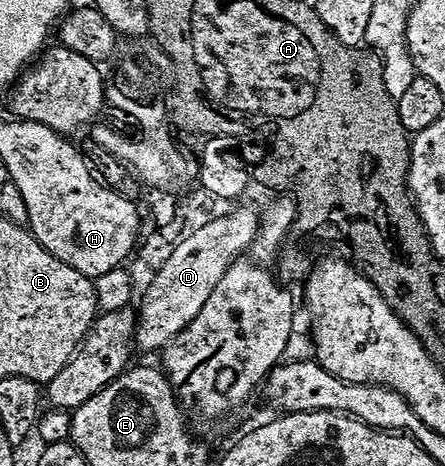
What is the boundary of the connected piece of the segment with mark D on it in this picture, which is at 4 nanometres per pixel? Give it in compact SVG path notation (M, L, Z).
M248 209L249 211L235 211L232 215L223 215L220 219L212 218L205 225L203 230L200 232L200 236L197 237L196 241L192 241L192 243L185 243L182 248L179 250L179 254L175 255L174 259L171 259L171 263L167 264L166 271L157 271L157 282L154 284L154 290L151 290L151 294L149 296L145 296L141 299L141 303L143 304L143 308L140 306L137 311L137 343L144 347L147 351L155 351L155 353L162 352L163 348L167 346L168 343L174 341L175 338L178 337L179 334L187 326L190 325L193 320L197 317L197 313L201 313L201 309L205 309L205 301L209 301L209 297L213 297L213 289L217 289L217 285L219 284L219 275L225 277L223 274L223 267L227 266L227 263L233 266L234 263L240 258L239 255L242 251L247 251L251 246L257 243L257 240L260 238L261 225L259 225L259 219L254 210Z

